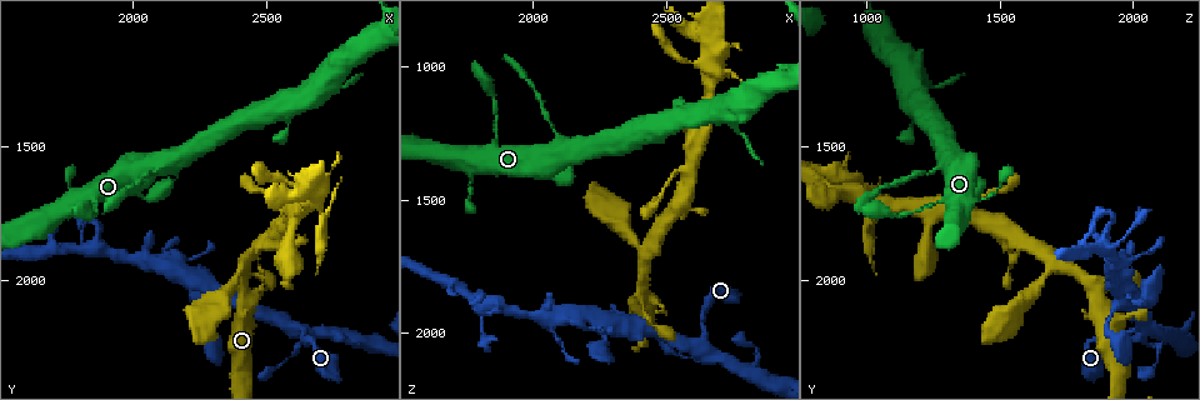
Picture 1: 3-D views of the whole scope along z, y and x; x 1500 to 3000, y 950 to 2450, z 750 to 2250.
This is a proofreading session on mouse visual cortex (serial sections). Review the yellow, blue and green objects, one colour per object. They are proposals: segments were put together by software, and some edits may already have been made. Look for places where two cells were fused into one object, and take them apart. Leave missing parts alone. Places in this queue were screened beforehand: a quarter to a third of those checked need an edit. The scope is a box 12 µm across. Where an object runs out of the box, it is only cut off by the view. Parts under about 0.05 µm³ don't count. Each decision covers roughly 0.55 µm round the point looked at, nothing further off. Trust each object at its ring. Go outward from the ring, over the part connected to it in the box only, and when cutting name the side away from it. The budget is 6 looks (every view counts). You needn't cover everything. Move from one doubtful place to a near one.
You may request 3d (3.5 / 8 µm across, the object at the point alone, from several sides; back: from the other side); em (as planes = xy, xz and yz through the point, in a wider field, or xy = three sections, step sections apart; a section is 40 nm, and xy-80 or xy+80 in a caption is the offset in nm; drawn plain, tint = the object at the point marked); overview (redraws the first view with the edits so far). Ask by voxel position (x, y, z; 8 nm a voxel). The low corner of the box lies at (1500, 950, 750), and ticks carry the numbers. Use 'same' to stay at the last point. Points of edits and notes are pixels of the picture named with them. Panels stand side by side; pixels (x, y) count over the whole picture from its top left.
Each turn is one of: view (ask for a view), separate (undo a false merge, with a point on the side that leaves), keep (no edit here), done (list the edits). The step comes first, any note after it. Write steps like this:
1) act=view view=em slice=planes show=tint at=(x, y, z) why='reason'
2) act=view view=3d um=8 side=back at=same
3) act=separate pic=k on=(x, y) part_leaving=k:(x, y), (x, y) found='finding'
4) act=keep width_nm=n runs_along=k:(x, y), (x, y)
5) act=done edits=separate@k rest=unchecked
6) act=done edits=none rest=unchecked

act=view view=3d um=3.5 at=(2110, 1570, 1280)

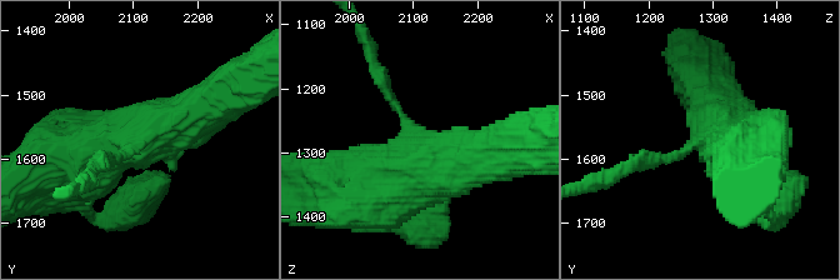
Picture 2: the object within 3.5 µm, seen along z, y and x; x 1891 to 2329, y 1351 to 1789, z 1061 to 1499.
act=view view=em slice=planes show=tint at=(2105, 1575, 1285) why='need the tissue'

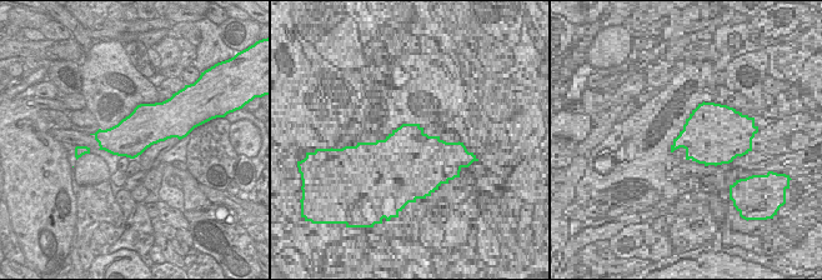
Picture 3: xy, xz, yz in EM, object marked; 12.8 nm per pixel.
act=separate pic=2 on=(383, 71) part_leaving=2:(400, 109), (373, 68), (361, 33) found='a second cell is stuck on'

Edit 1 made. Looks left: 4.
act=view view=3d um=8 at=(2700, 1800, 1010) why='a narrow waist'

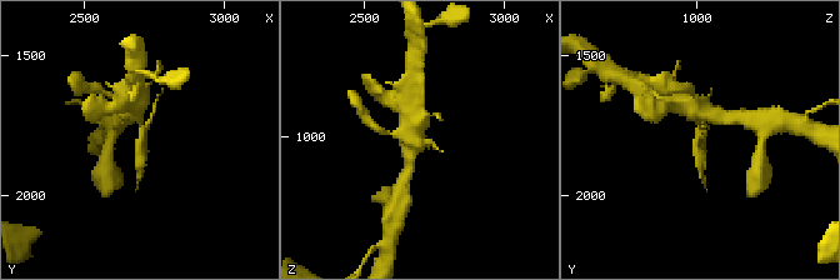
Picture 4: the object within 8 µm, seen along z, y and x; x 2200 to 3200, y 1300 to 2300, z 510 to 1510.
act=view view=3d um=3.5 at=(2700, 1800, 1000)

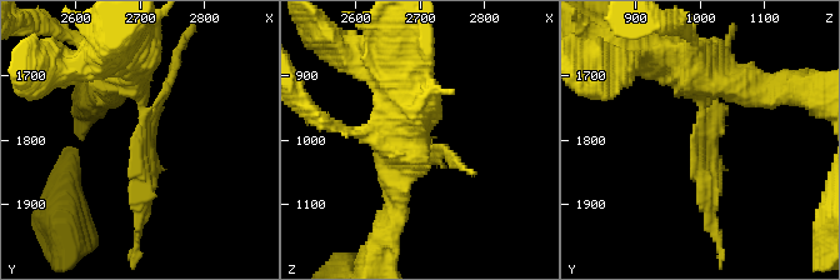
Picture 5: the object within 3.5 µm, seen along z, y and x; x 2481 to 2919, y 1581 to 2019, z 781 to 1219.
act=view view=em slice=xy step=5 show=tint at=(2700, 1800, 1000) why='now the EM'

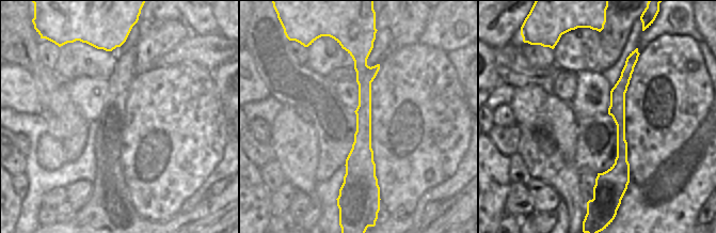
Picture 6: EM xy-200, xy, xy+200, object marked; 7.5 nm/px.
act=separate pic=5 on=(138, 155) width_nm=160 border=6:(370, 67), (361, 78), (356, 79) found='two cells meet here'

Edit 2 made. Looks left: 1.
act=done edits=separate@2,separate@5 rest=unchecked

